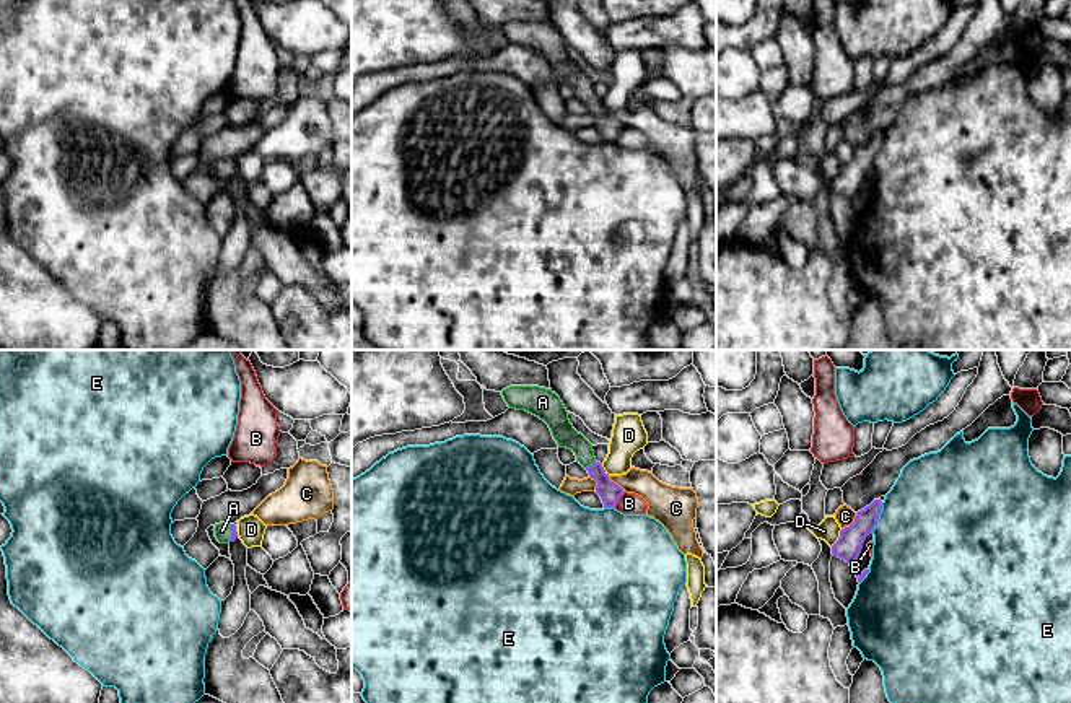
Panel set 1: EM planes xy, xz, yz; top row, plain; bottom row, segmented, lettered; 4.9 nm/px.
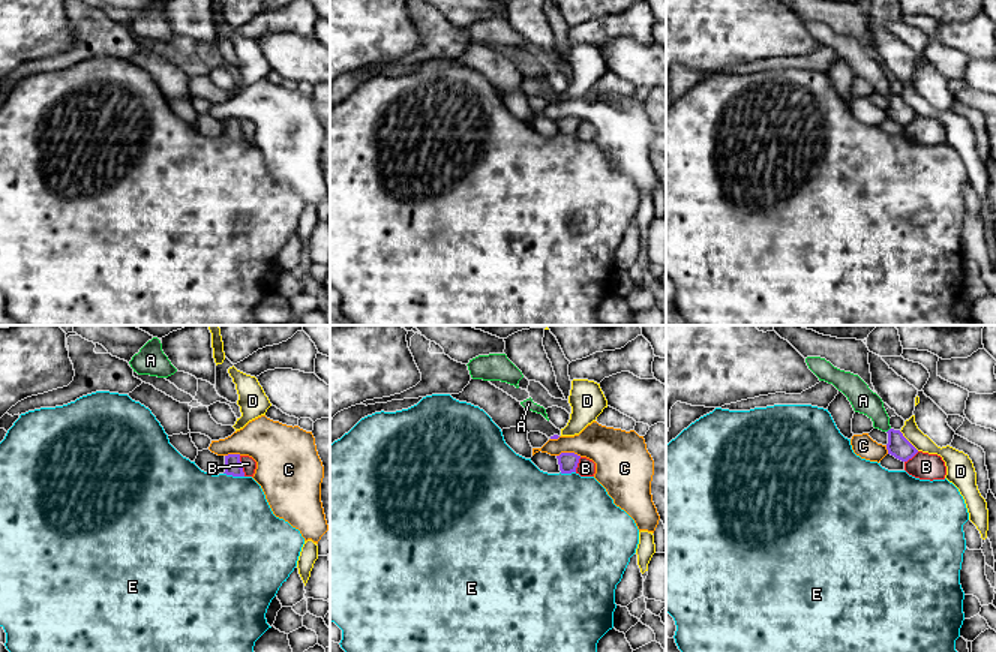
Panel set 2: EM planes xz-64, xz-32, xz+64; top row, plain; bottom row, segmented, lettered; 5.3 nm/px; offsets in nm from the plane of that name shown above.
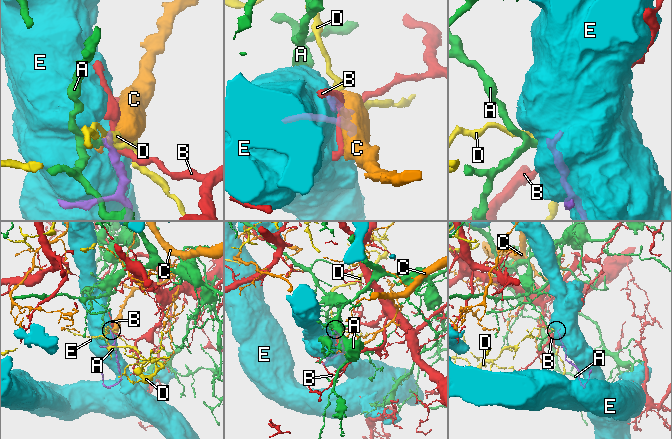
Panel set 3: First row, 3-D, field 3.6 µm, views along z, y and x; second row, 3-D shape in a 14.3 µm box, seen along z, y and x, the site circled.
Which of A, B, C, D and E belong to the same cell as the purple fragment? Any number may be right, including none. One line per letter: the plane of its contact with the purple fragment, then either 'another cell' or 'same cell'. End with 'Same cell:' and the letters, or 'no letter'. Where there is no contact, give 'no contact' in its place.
A: contact in xz; same cell
B: contact in xz; another cell
C: contact in xz; another cell
D: contact in yz; another cell
E: contact in yz; another cell
Same cell: A

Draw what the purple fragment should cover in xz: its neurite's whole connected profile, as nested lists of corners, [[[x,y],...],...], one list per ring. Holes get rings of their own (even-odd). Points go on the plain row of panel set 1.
[[[509,21],[501,26],[501,31],[509,44],[526,46],[544,55],[558,83],[571,85],[576,98],[597,117],[596,129],[601,132],[604,143],[615,143],[619,133],[625,129],[623,124],[614,119],[602,99],[596,96],[592,80],[573,63],[563,37],[552,24]]]

